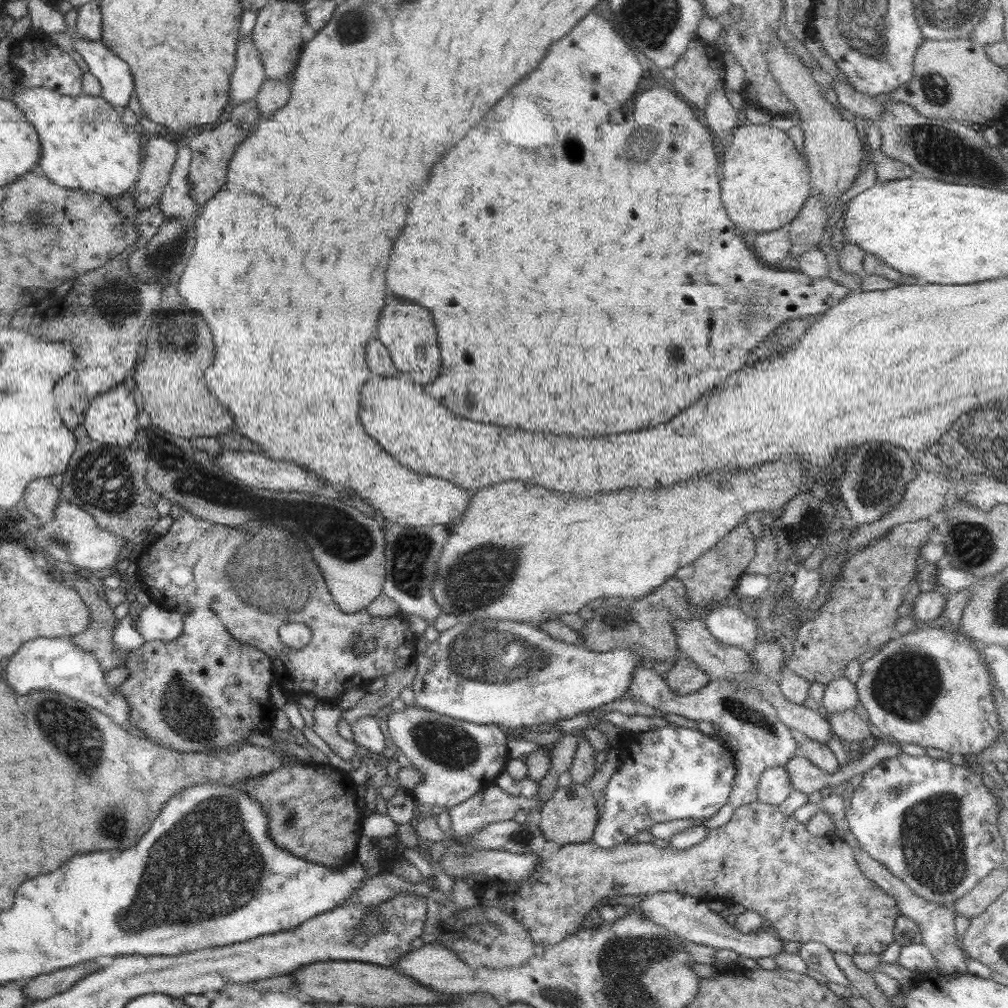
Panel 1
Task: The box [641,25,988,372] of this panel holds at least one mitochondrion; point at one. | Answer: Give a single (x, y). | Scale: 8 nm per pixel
(945, 152)

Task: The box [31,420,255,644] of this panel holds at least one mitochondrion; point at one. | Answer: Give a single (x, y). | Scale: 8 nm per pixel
(103, 478)

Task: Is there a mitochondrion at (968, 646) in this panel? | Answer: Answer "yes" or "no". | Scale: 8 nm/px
no

